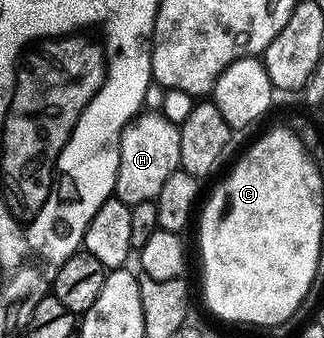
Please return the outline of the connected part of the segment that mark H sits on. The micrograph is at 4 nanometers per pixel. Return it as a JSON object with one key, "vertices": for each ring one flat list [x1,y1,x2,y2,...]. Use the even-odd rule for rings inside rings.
{"vertices":[[142,112,121,130,119,140,119,172,115,180,115,197,130,208,140,202,152,202,159,196,159,188,177,171,181,127,167,120,159,112]]}

